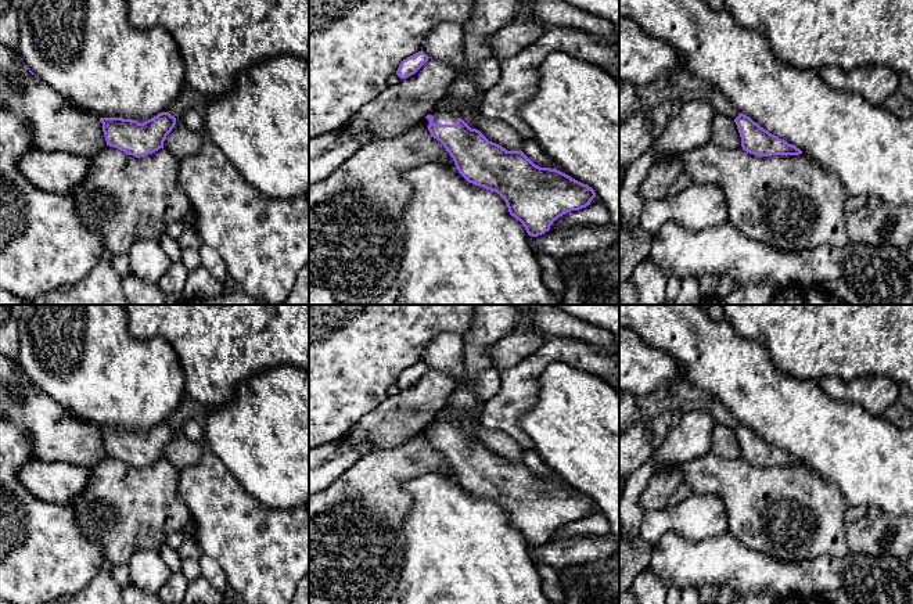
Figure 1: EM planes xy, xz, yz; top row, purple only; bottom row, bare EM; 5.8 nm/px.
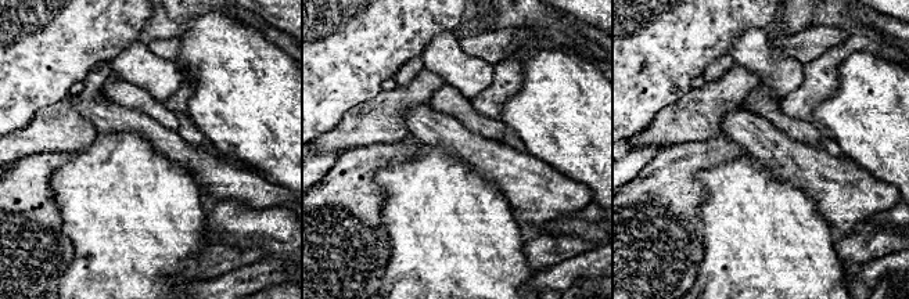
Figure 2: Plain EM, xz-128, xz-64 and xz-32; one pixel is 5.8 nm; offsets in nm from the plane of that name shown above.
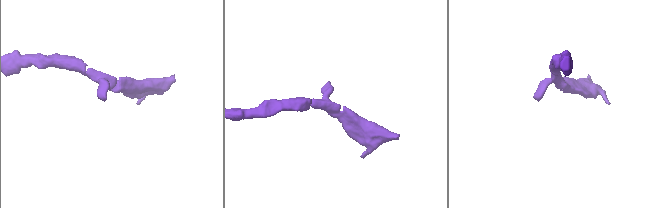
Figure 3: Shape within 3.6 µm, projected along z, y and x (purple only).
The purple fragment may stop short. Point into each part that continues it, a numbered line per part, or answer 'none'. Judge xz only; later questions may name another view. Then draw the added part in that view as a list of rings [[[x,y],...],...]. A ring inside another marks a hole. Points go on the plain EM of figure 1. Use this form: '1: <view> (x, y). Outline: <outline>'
1: xz (439, 428). Outline: [[[432,421],[428,425],[434,427],[432,434],[435,434],[435,435],[456,435],[457,434],[457,427],[450,423]]]

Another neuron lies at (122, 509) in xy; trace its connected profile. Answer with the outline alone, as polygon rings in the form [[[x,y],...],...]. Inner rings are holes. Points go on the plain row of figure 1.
[[[104,457],[89,468],[90,478],[86,488],[67,504],[78,518],[80,531],[94,544],[104,550],[104,558],[111,564],[126,564],[133,553],[144,549],[159,550],[173,532],[183,532],[191,521],[191,514],[179,490],[179,470],[166,459],[136,468],[114,457]]]

